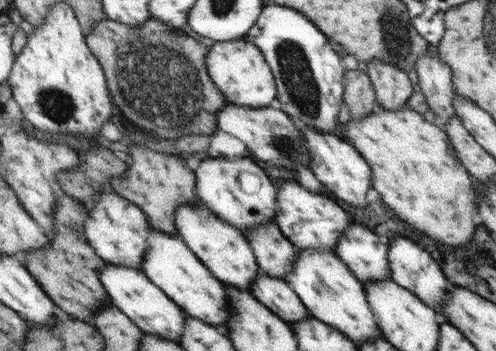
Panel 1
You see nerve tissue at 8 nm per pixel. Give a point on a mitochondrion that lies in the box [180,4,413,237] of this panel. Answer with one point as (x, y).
(303, 89)

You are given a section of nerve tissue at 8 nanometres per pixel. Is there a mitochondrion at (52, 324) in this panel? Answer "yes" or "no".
no

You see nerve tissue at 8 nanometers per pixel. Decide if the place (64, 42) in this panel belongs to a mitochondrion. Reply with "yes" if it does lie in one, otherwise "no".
no

